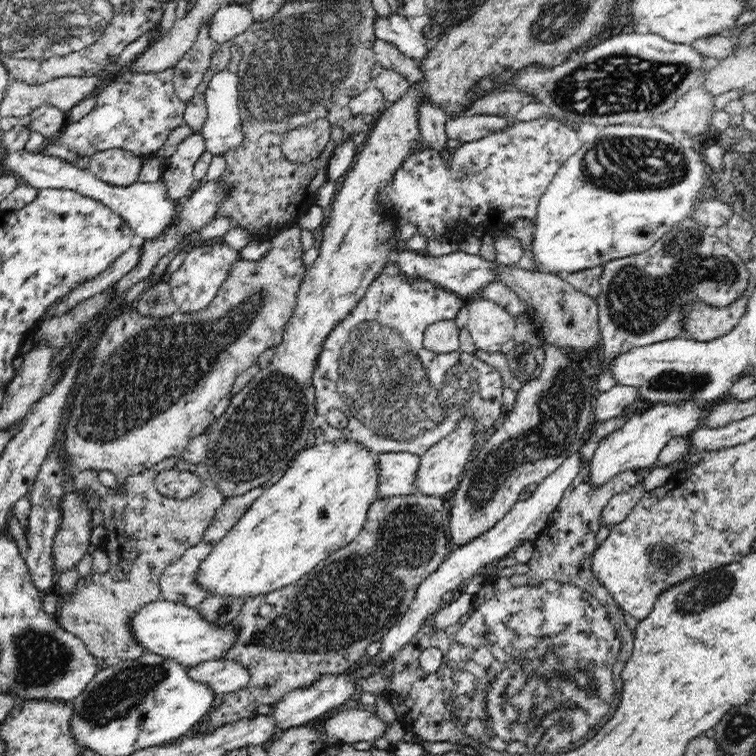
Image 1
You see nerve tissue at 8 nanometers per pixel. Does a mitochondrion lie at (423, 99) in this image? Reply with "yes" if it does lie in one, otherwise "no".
no

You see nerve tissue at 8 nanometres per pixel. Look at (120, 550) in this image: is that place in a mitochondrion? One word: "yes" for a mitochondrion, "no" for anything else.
no

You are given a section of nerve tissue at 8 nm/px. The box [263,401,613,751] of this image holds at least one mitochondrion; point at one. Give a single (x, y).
(497, 691)

